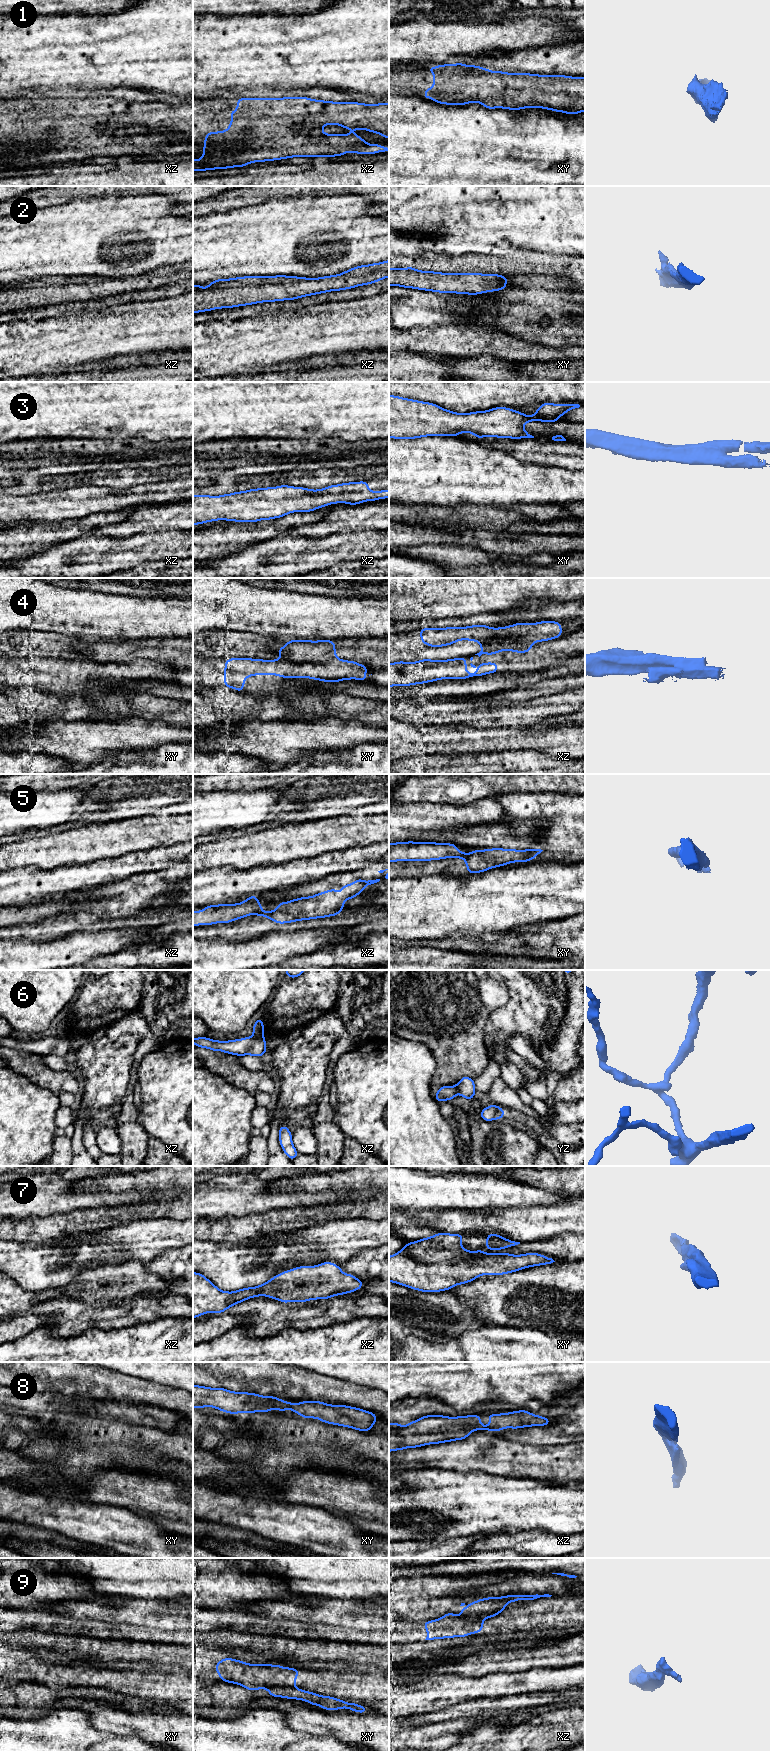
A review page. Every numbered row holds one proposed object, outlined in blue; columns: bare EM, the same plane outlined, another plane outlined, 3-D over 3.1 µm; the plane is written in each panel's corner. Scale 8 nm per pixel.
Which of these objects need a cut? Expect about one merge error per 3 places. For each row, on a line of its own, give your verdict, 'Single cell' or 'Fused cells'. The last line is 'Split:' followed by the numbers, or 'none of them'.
1: Single cell
2: Single cell
3: Single cell
4: Fused cells
5: Fused cells
6: Fused cells
7: Single cell
8: Single cell
9: Fused cells
Split: 4, 5, 6, 9

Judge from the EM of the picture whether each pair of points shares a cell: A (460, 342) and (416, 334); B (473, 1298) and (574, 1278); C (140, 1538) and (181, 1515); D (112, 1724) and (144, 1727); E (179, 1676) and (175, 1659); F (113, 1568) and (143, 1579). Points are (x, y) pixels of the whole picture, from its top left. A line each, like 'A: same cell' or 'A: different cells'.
A: same cell
B: same cell
C: different cells
D: same cell
E: different cells
F: same cell

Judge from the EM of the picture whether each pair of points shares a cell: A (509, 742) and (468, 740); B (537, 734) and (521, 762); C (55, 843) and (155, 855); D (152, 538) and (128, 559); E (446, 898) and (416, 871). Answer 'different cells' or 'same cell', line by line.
A: same cell
B: different cells
C: different cells
D: same cell
E: different cells

